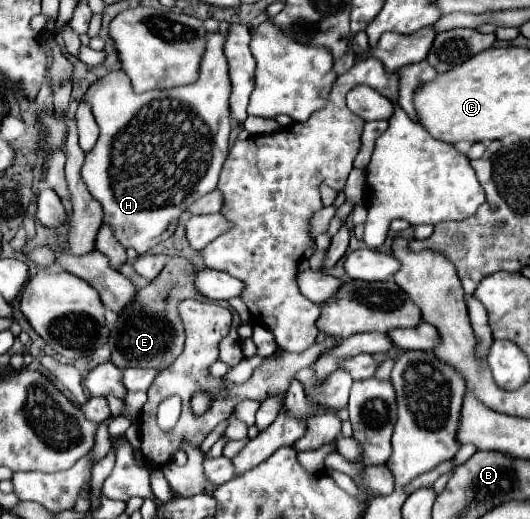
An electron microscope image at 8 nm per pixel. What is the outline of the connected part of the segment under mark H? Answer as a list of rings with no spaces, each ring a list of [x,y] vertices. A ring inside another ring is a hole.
[[[207,33],[201,73],[199,79],[191,85],[173,87],[165,91],[147,91],[137,95],[131,87],[127,73],[111,71],[103,79],[95,81],[83,95],[83,99],[89,101],[95,121],[99,125],[99,139],[95,147],[85,155],[81,177],[89,193],[103,207],[103,225],[111,225],[115,239],[125,249],[133,247],[139,255],[143,255],[157,243],[169,239],[175,233],[179,217],[199,197],[211,193],[217,187],[219,171],[227,159],[227,141],[231,131],[231,115],[227,103],[231,83],[223,45],[225,37],[221,33]]]

